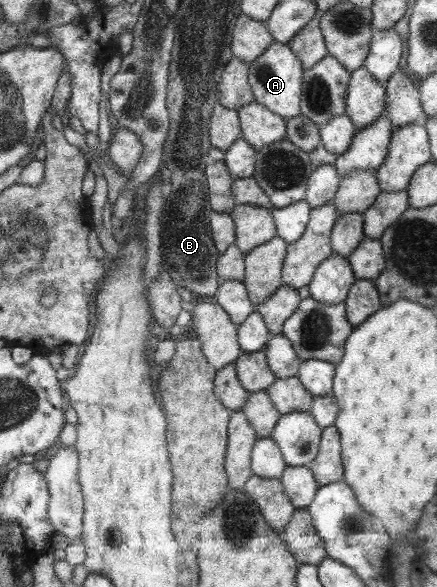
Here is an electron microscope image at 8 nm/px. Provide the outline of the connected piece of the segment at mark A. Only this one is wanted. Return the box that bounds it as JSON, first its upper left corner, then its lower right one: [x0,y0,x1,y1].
[248,42,304,120]

